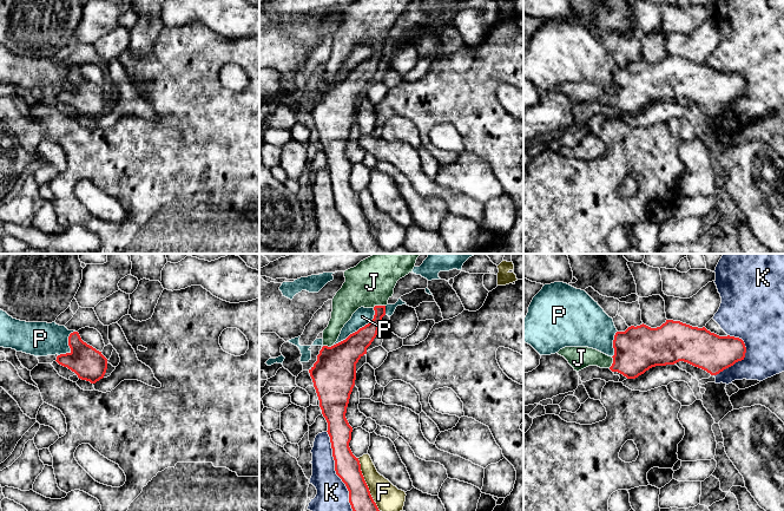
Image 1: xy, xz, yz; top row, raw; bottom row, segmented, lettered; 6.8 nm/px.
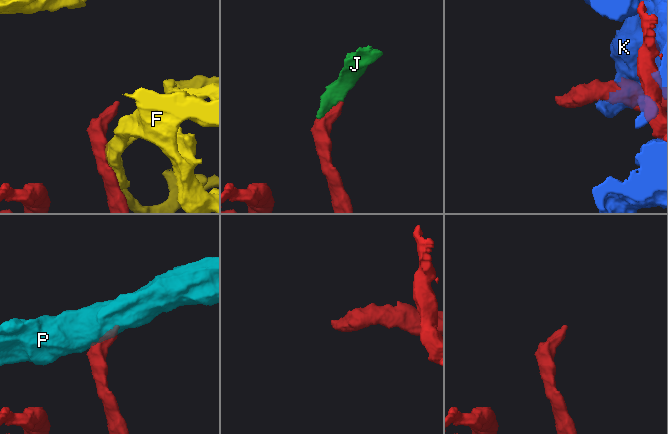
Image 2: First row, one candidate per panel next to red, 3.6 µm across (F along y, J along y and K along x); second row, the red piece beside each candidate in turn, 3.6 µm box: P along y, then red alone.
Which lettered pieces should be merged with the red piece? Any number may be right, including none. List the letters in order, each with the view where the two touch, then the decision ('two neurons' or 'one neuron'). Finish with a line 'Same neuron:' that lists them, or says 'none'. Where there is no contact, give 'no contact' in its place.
F: meets red in xz; two neurons
J: meets red in xz; one neuron
K: meets red in xz; two neurons
P: meets red in xz; two neurons
Same neuron: J

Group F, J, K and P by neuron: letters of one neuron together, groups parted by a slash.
F / J / K / P

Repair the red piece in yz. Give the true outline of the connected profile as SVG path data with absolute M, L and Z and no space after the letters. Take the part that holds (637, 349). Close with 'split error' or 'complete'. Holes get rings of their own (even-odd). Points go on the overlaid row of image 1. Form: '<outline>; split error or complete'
M666 320L657 328L643 323L617 332L613 348L613 356L588 347L565 347L558 354L577 372L598 366L635 379L652 367L679 361L717 375L744 360L746 353L745 343L739 338L719 336L705 327L692 327L673 320Z; split error

